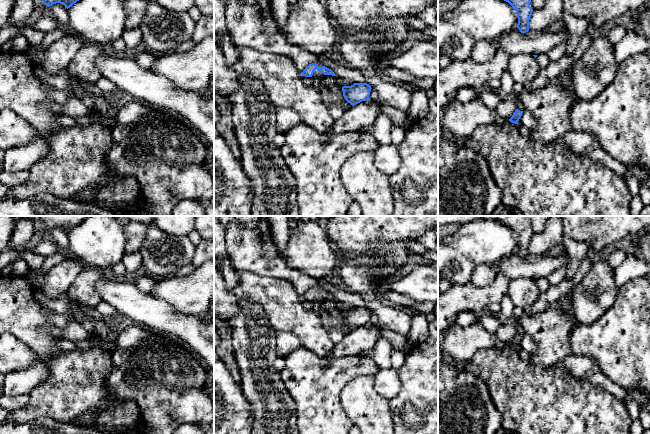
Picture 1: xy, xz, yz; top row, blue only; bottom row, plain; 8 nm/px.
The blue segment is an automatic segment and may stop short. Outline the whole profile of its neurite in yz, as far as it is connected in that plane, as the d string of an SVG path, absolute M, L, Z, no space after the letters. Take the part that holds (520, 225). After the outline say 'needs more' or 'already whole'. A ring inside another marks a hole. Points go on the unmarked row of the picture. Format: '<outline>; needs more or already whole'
M488 216L508 226L516 235L518 248L517 252L521 257L529 255L529 244L533 233L530 231L530 216Z; already whole

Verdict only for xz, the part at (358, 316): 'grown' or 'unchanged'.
unchanged

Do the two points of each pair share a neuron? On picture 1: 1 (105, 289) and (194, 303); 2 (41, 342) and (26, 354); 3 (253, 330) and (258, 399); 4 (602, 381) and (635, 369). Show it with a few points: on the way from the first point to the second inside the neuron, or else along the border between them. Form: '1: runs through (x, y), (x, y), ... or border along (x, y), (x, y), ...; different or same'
1: border along (148, 293), (164, 299), (177, 310); different
2: border along (12, 335), (25, 343), (39, 358); different
3: runs through (254, 347), (258, 382); same
4: border along (594, 361), (604, 374), (624, 390); different

